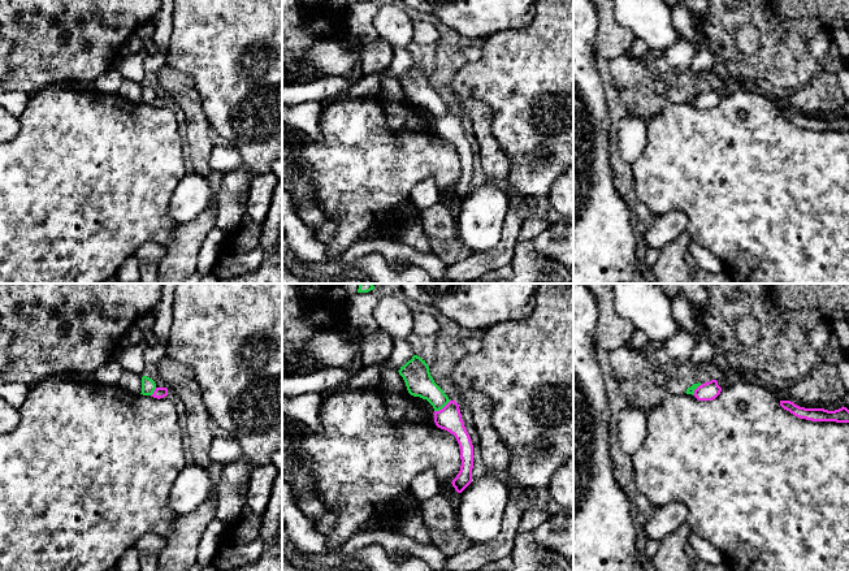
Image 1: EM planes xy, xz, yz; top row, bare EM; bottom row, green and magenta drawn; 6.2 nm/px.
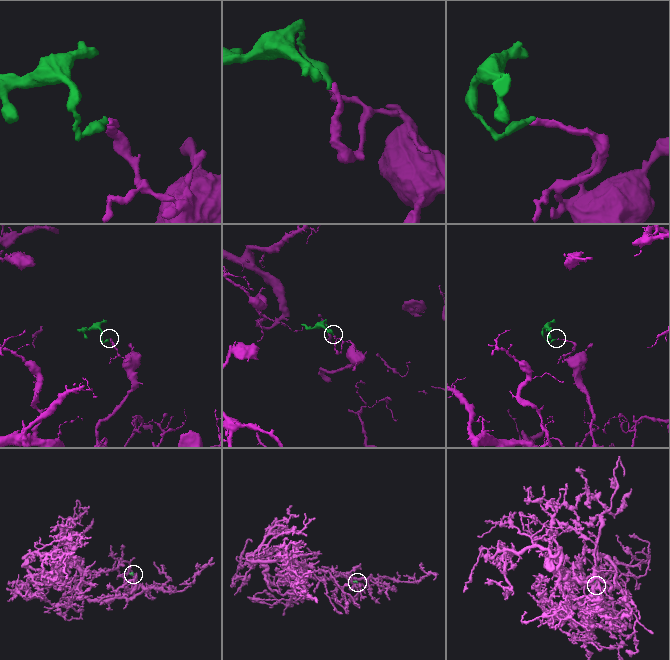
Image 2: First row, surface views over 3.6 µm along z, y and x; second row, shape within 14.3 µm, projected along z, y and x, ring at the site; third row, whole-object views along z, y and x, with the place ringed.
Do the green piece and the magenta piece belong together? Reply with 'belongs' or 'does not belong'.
does not belong

